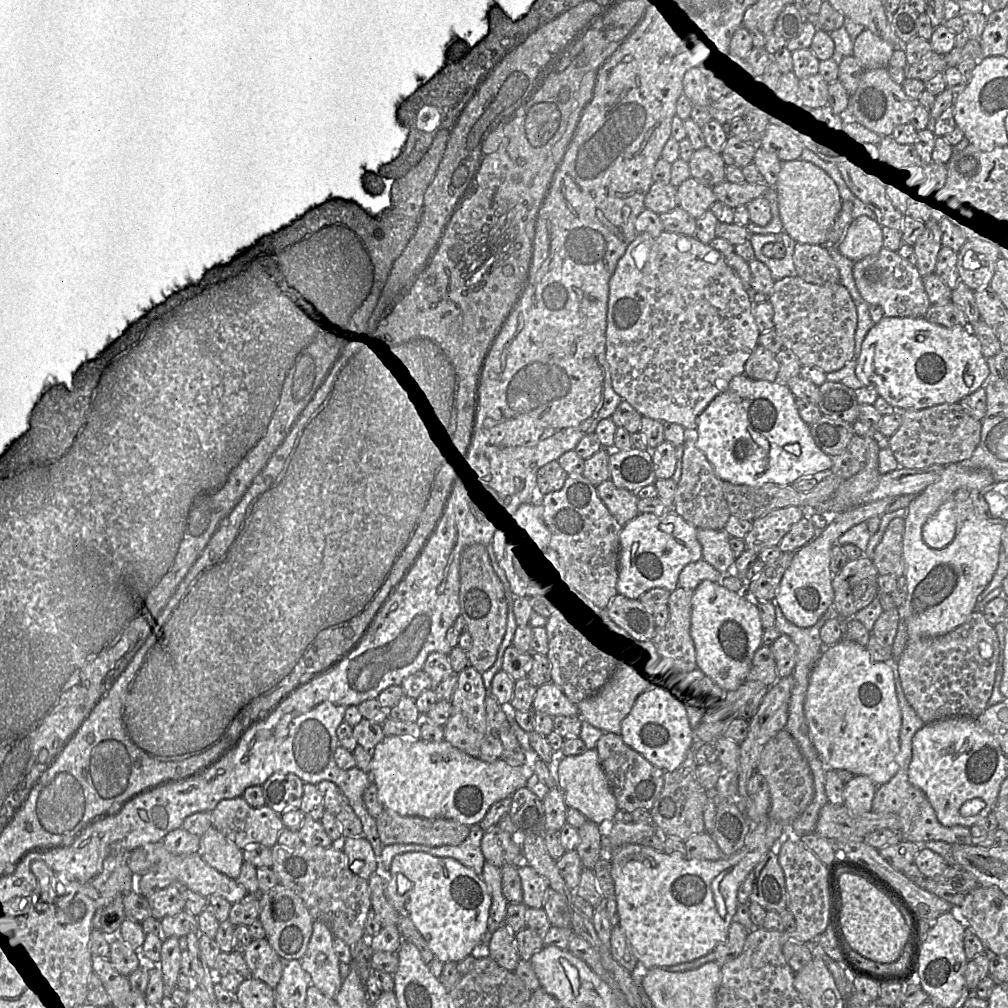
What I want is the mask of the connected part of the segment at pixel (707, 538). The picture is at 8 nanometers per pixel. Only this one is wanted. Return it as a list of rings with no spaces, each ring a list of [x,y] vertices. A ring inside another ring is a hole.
[[[696,528],[697,539],[702,548],[702,559],[721,573],[733,571],[735,558],[730,539],[725,530]]]

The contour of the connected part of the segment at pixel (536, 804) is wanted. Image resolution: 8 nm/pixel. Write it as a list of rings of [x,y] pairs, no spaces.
[[[521,787],[513,793],[508,814],[519,832],[545,837],[543,800],[528,787]]]

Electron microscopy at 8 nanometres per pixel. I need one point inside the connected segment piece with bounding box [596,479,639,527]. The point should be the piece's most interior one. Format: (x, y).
(622, 504)

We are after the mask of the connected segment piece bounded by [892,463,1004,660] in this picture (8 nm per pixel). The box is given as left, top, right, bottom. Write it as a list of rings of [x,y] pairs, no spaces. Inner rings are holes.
[[[951,463],[944,466],[944,471],[939,480],[917,494],[906,508],[903,533],[905,563],[903,578],[906,584],[906,598],[902,606],[897,607],[899,623],[892,646],[892,655],[895,660],[898,660],[901,656],[909,638],[940,636],[962,625],[974,612],[979,595],[990,583],[998,567],[1004,525],[990,523],[987,518],[977,516],[975,509],[975,501],[979,499],[980,491],[995,483],[992,472],[983,468],[971,468],[960,463]],[[941,505],[958,510],[956,535],[946,547],[933,549],[925,544],[922,538],[922,528]]]

